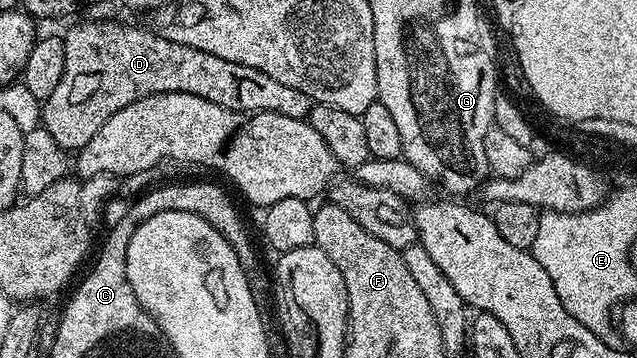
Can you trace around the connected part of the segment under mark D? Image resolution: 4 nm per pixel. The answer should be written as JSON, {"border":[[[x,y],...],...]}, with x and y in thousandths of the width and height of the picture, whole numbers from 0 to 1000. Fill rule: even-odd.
{"border":[[[119,64],[107,89],[99,89],[104,182],[97,193],[97,226],[91,226],[85,260],[68,279],[66,349],[78,383],[97,405],[100,422],[124,425],[135,394],[141,394],[141,383],[148,383],[148,372],[154,372],[154,360],[160,360],[160,349],[166,349],[166,338],[185,316],[185,304],[248,260],[298,260],[305,271],[336,282],[336,293],[349,293],[363,310],[422,310],[463,332],[482,332],[484,313],[493,296],[480,260],[455,249],[455,237],[443,237],[443,226],[430,226],[430,215],[422,215],[419,204],[405,204],[405,193],[392,193],[392,182],[355,170],[336,148],[312,142],[257,98],[243,98],[226,75],[206,75],[201,64]]]}

